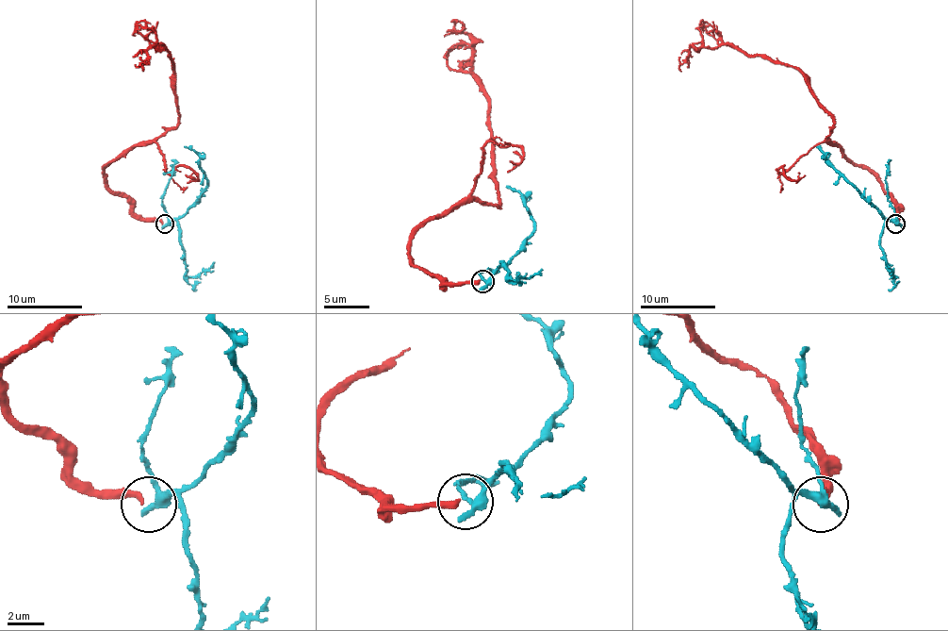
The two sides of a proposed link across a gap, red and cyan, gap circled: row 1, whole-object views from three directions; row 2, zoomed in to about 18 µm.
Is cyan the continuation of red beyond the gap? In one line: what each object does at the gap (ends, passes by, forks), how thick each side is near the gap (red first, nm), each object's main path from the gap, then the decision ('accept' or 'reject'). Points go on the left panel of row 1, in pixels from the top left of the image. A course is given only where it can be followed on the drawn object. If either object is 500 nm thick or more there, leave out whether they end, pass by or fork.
red ends; cyan forks; calibres 320 and 380 nm; course red (163, 224), (142, 220), (105, 171), (178, 124), (171, 57), (159, 45), (150, 49), (142, 72); course cyan (167, 224), (178, 220), (206, 186), (206, 174), (199, 156), (184, 147); reject

